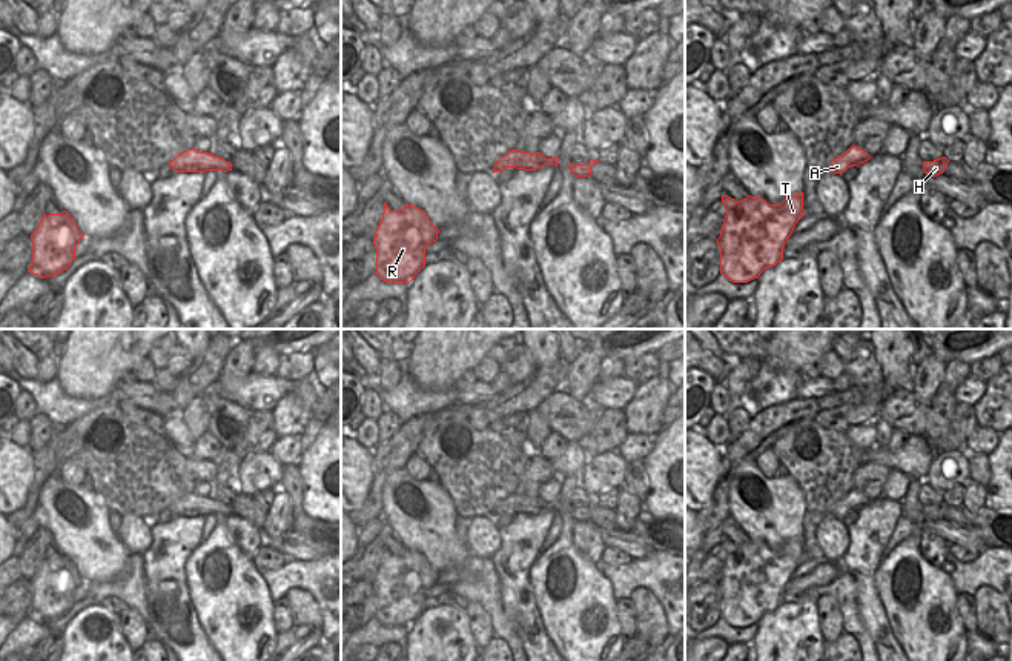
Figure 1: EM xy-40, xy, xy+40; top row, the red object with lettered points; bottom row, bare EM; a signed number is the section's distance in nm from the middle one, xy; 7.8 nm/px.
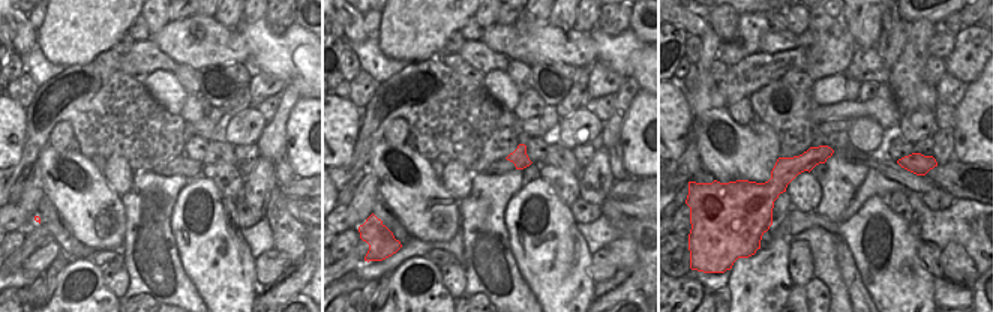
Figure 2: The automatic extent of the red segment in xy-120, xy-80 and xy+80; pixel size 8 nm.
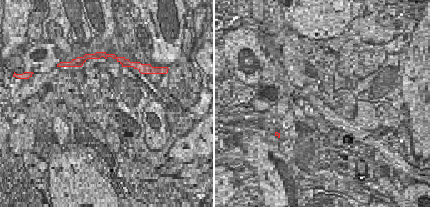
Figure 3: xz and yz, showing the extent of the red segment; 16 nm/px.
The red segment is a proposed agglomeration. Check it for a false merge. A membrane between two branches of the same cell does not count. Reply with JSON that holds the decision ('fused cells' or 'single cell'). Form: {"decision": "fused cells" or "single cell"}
{"decision": "single cell"}

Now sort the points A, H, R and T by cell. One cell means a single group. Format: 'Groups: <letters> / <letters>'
Groups: A H R T

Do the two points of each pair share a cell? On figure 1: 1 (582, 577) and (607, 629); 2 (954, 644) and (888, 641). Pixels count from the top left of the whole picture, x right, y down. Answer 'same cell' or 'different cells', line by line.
1: same cell
2: different cells

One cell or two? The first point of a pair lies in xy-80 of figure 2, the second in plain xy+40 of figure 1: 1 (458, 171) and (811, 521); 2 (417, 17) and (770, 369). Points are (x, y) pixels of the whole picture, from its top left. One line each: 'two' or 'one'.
1: two
2: two

